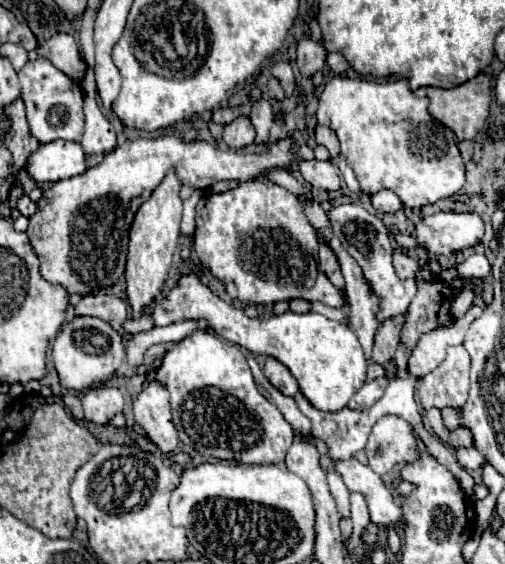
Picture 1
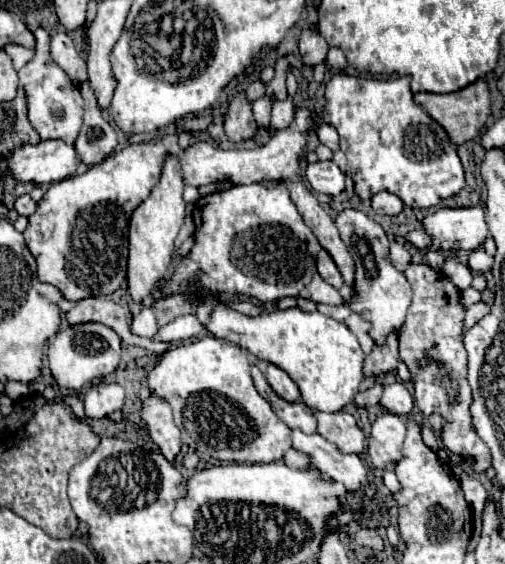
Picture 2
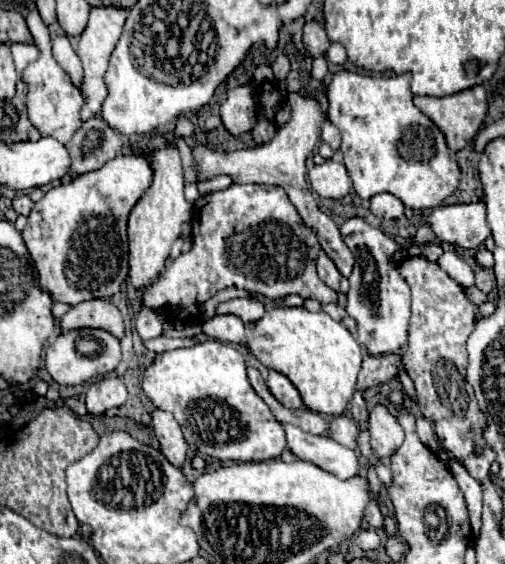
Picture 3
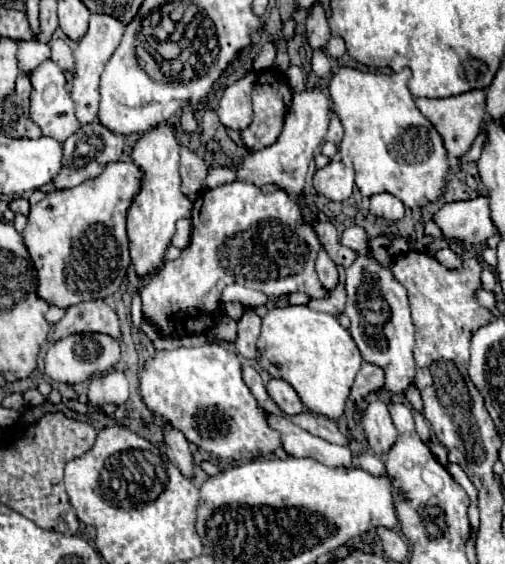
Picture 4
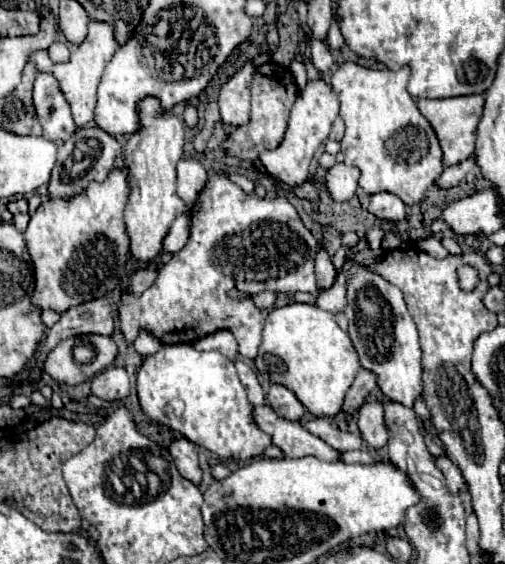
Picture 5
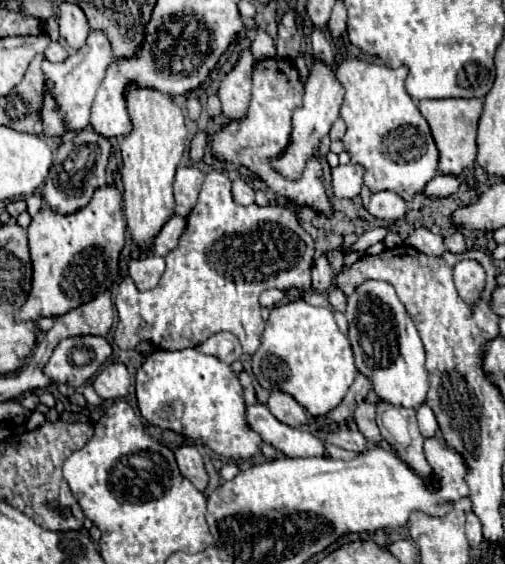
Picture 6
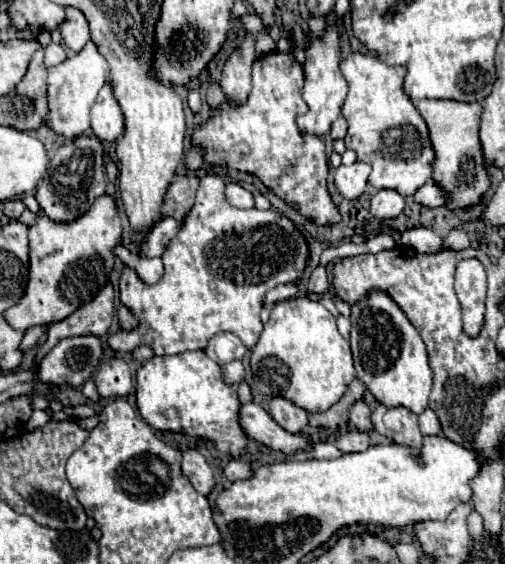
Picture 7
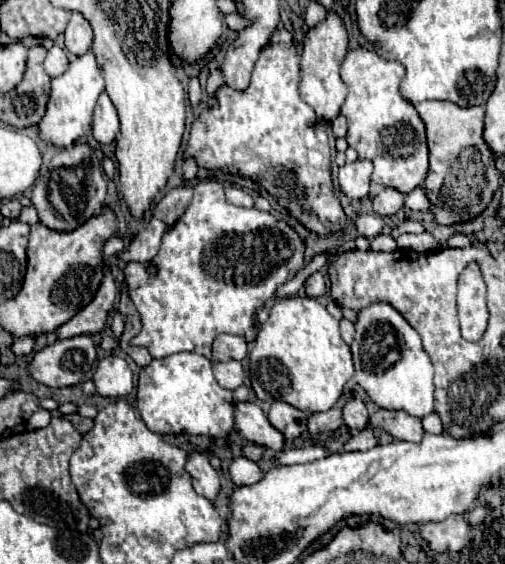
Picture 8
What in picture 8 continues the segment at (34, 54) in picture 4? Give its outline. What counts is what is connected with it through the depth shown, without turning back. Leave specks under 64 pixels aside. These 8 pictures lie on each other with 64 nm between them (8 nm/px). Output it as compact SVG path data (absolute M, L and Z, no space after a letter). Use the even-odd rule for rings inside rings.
M88 50L84 56L74 58L68 64L68 70L56 78L52 78L52 90L48 100L48 110L44 118L40 120L40 138L56 144L56 146L72 146L76 140L84 138L90 132L92 122L92 110L96 106L96 100L100 92L104 90L104 78L100 72L100 66L96 62L96 56L92 50Z

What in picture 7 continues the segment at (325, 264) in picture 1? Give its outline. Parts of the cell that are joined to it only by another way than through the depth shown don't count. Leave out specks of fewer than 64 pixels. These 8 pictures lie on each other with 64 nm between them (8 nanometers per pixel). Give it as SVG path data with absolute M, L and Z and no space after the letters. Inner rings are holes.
M318 264L316 268L314 268L314 272L310 274L310 278L308 278L308 292L312 292L312 294L324 294L326 290L328 290L328 272L326 272L326 268L322 266L322 264Z

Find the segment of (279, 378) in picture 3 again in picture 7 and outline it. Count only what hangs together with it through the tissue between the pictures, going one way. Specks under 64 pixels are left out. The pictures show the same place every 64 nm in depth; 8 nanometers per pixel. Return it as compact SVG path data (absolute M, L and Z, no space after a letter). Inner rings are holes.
M276 396L270 400L268 412L288 432L300 432L308 424L308 412L282 396Z

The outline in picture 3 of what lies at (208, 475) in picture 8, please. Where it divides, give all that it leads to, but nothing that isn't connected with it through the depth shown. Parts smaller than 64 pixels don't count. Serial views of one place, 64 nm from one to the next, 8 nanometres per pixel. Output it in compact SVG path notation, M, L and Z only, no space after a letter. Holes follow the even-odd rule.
M154 408L152 410L152 428L154 428L154 434L160 442L160 450L162 454L174 464L174 466L182 466L186 462L186 450L188 450L188 444L182 436L182 430L180 426L176 424L174 416L166 410L160 410L160 408Z

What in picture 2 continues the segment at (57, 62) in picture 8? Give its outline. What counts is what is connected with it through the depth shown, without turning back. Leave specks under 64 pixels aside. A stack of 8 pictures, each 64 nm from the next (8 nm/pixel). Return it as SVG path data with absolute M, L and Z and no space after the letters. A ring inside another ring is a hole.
M58 32L50 40L50 56L70 76L72 82L80 84L88 78L86 76L86 62L66 32Z

